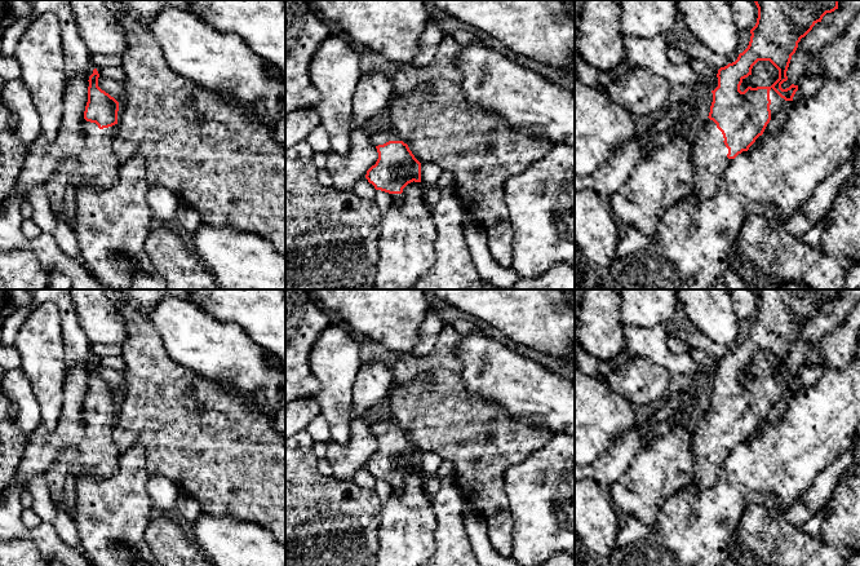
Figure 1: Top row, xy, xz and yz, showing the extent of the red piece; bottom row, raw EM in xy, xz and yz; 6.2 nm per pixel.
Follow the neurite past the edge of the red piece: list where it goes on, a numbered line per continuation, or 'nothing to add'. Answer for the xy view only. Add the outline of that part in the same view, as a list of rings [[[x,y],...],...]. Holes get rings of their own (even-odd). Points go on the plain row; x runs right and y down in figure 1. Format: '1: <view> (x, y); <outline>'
1: xy (97, 454); [[[83,411],[84,438],[74,447],[63,451],[57,461],[46,470],[45,479],[50,491],[54,505],[63,510],[61,503],[65,499],[66,479],[70,472],[76,474],[76,479],[85,474],[93,474],[98,479],[106,479],[118,472],[120,450],[114,442],[114,428],[116,424],[118,414],[99,419],[96,412]]]

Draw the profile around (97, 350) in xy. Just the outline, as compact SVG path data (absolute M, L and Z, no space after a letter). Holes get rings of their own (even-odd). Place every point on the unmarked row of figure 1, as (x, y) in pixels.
M90 344L90 351L94 358L120 357L123 353L123 346L112 344Z

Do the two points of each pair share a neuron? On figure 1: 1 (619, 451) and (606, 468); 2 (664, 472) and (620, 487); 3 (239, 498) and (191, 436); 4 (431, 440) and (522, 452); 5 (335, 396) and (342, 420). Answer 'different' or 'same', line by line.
1: same
2: same
3: same
4: same
5: same

